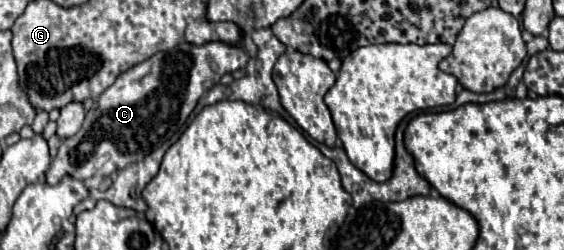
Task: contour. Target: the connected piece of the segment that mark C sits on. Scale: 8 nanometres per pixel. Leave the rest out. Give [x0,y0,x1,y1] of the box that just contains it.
[44,41,248,185]

